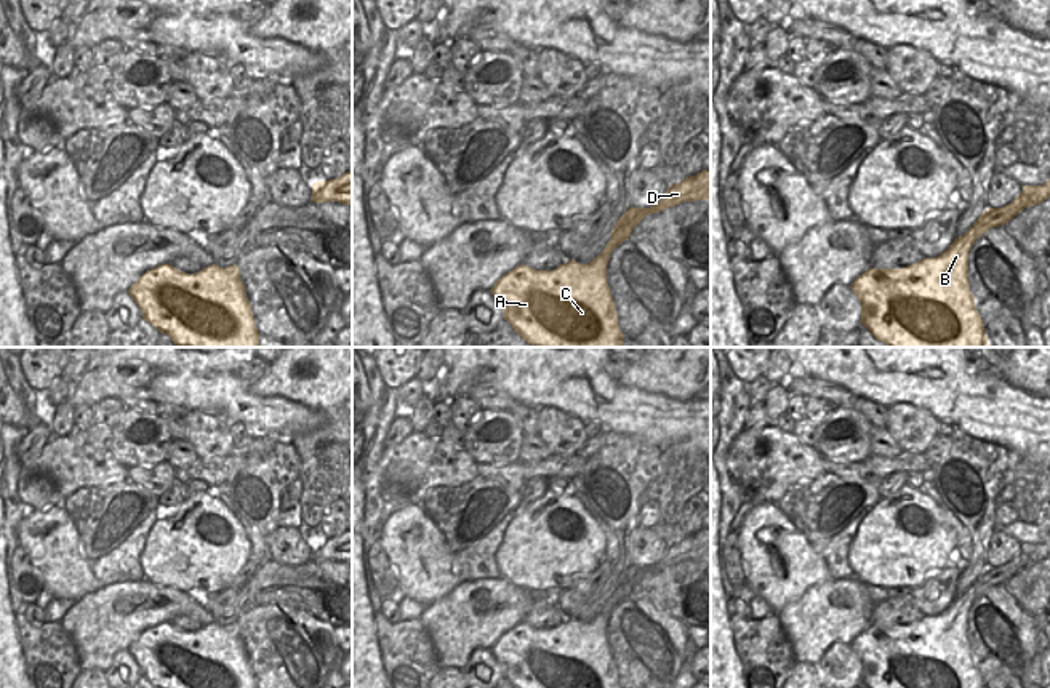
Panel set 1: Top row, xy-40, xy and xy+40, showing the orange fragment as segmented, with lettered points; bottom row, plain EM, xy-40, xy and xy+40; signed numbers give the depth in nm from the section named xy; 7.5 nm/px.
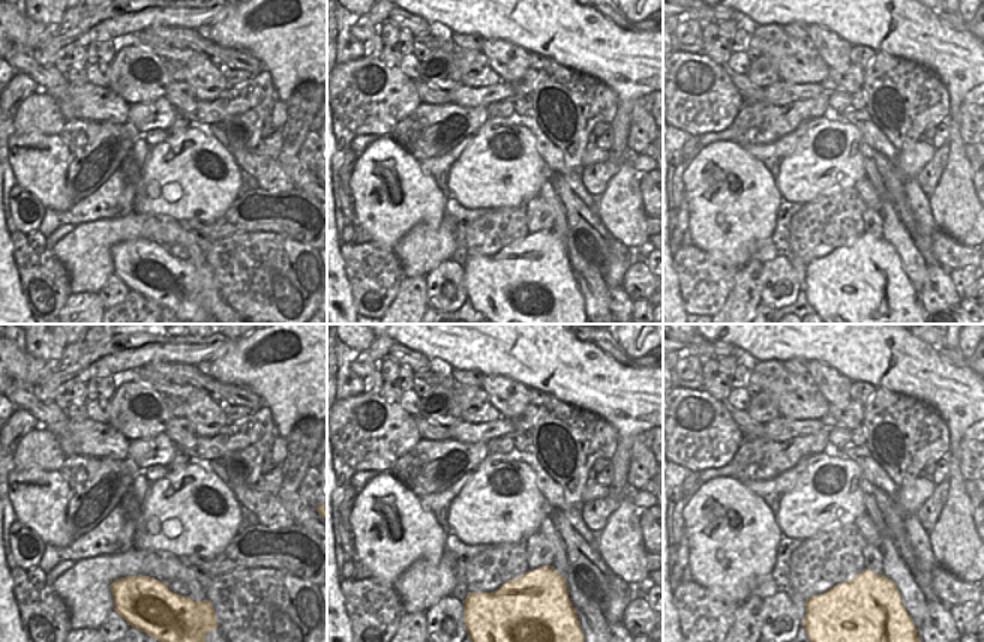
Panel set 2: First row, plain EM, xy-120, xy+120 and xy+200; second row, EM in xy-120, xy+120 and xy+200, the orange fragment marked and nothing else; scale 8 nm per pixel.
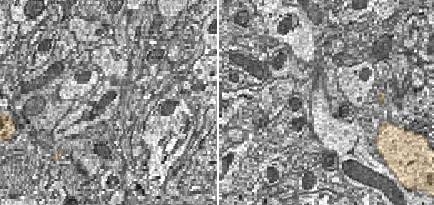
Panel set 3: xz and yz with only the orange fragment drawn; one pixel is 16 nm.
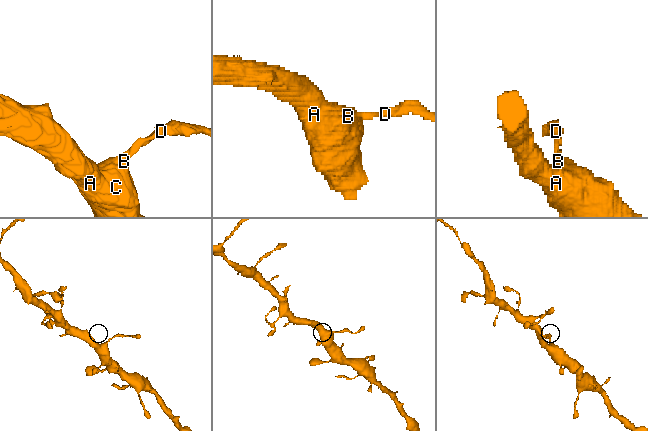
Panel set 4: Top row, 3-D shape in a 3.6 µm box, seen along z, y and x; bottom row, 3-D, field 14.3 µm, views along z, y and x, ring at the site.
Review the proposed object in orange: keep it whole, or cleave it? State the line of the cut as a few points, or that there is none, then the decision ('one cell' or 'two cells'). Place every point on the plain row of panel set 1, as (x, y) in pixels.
cut in xy+40 along (957, 597), (964, 604), (973, 600); two cells

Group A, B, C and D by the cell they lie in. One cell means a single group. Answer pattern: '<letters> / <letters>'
A B C / D

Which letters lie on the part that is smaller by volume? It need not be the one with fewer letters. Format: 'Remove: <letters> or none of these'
Remove: D

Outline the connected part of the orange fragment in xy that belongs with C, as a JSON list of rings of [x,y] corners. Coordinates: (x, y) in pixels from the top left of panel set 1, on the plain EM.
[[[615,603],[589,622],[571,618],[554,629],[535,629],[525,622],[503,634],[490,648],[503,666],[503,677],[514,688],[619,688],[616,664],[607,642],[607,622]]]

